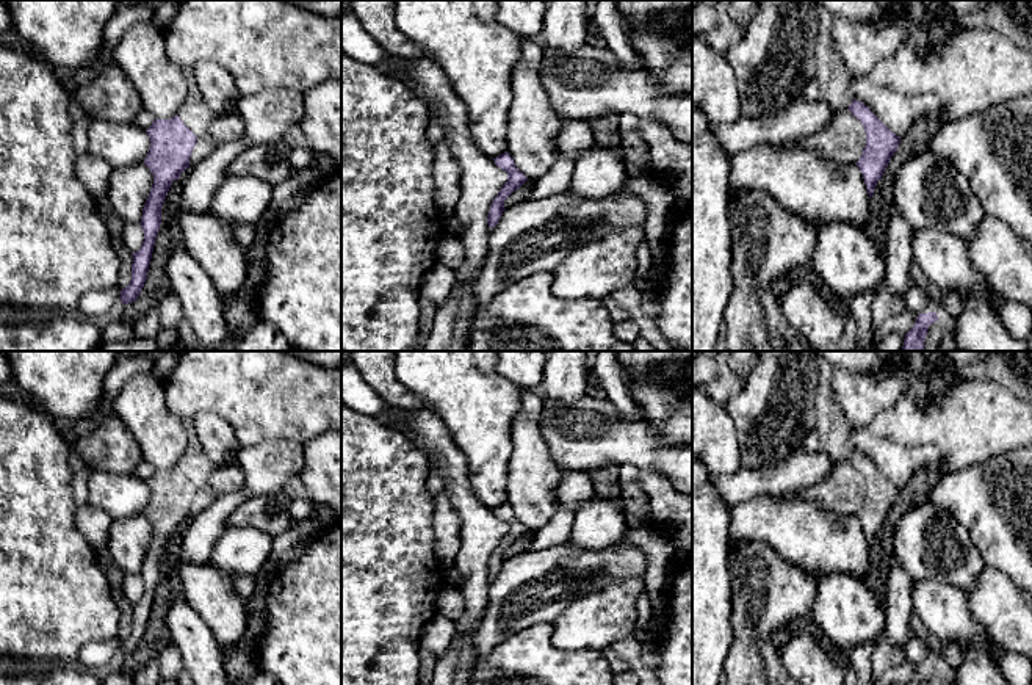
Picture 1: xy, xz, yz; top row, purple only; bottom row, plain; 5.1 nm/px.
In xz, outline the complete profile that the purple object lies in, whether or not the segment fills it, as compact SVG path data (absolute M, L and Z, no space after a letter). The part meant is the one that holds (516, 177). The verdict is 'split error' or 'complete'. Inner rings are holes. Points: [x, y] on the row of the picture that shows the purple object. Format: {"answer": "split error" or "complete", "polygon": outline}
{"answer": "split error", "polygon": "M504 152L493 158L495 165L507 172L507 182L500 190L487 215L489 227L495 227L504 210L531 199L532 180L529 180L517 166L514 158Z"}

